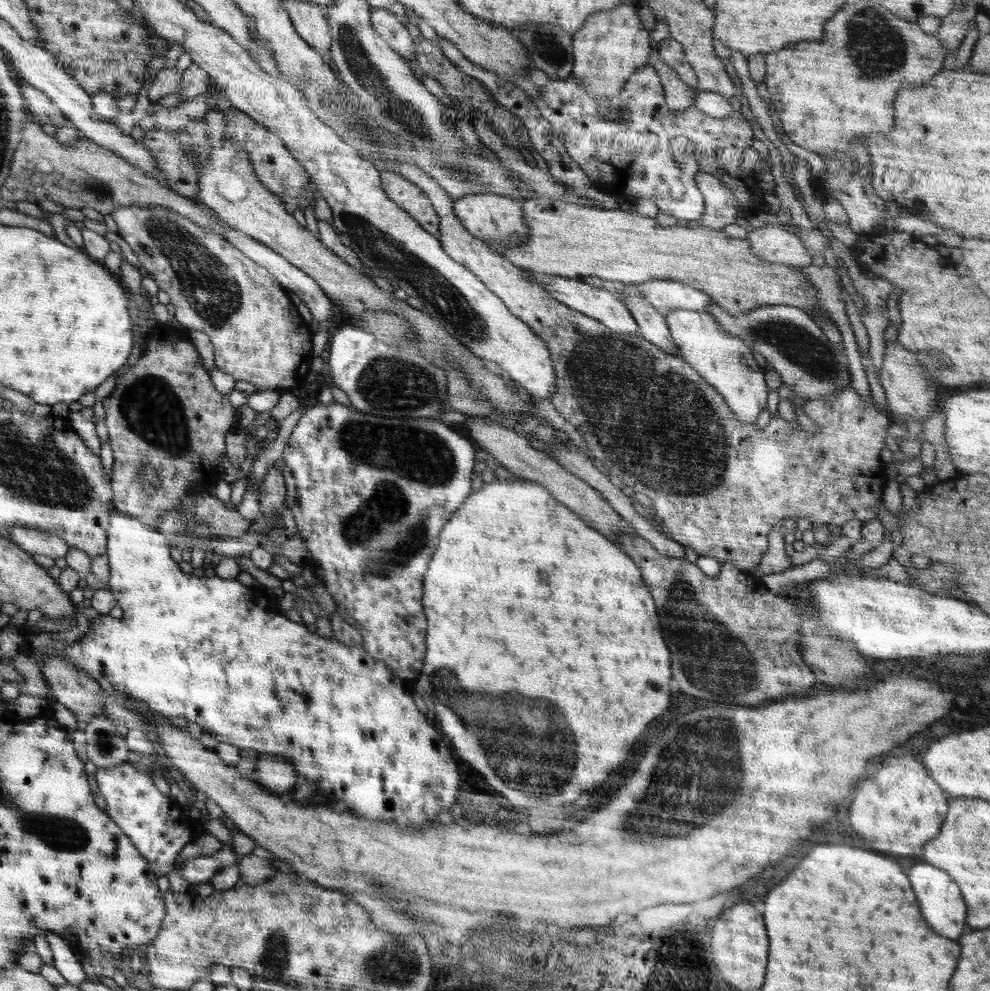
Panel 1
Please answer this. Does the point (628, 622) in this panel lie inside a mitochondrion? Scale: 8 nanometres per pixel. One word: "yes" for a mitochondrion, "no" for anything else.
no

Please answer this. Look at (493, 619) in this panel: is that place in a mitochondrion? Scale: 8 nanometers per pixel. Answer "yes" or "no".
no

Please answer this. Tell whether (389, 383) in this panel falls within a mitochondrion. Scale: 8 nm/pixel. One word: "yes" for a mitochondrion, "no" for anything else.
yes

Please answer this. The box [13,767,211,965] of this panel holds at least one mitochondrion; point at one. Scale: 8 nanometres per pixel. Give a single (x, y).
(69, 833)

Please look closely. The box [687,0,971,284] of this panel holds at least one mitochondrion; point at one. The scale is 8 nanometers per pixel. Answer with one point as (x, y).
(876, 48)

